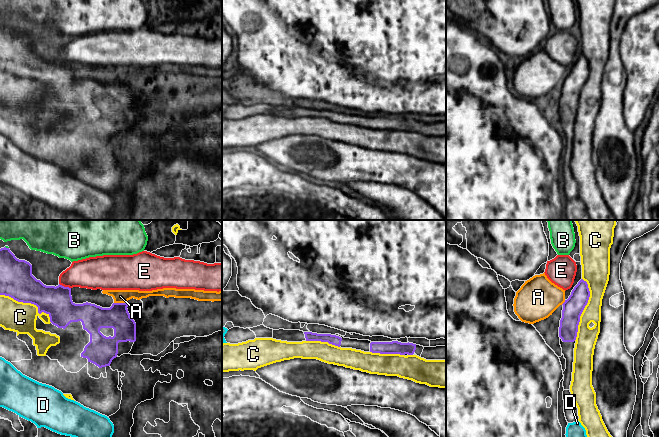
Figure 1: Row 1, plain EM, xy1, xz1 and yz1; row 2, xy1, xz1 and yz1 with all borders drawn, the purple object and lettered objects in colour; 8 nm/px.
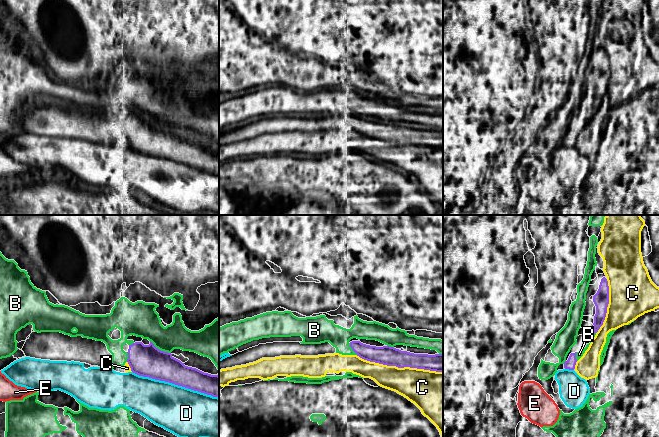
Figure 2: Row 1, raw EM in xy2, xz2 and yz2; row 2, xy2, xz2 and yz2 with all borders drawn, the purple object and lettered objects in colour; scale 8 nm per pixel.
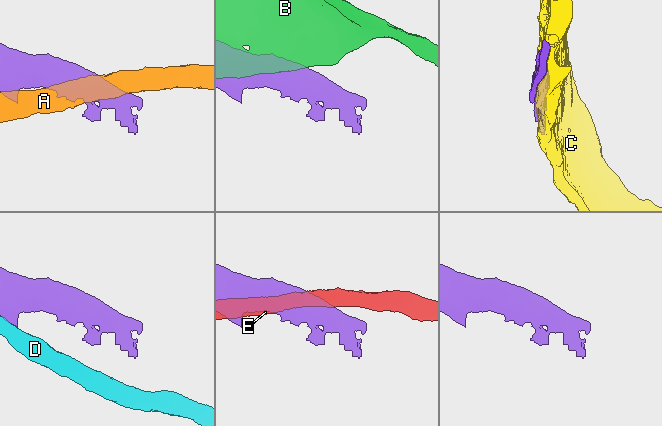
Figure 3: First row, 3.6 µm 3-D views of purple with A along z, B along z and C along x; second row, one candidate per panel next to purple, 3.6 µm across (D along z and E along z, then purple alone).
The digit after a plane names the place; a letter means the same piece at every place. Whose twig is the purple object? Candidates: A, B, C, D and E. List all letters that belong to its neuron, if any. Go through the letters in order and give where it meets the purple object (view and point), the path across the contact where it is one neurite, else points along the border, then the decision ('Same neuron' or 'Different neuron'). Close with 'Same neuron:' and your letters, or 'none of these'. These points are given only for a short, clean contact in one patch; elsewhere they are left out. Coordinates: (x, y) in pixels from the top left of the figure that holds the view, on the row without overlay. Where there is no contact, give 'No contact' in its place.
A: Touches purple at xy1 (120, 79). Boundary: xy1 (114, 78), (125, 79). Different neuron
B: Touches purple at xy2 (160, 126). Different neuron
C: Touches purple at xz2 (399, 143). Different neuron
D: Touches purple at xy2 (175, 160). Different neuron
E: Touches purple at xy1 (65, 63). Different neuron
Same neuron: none of these

